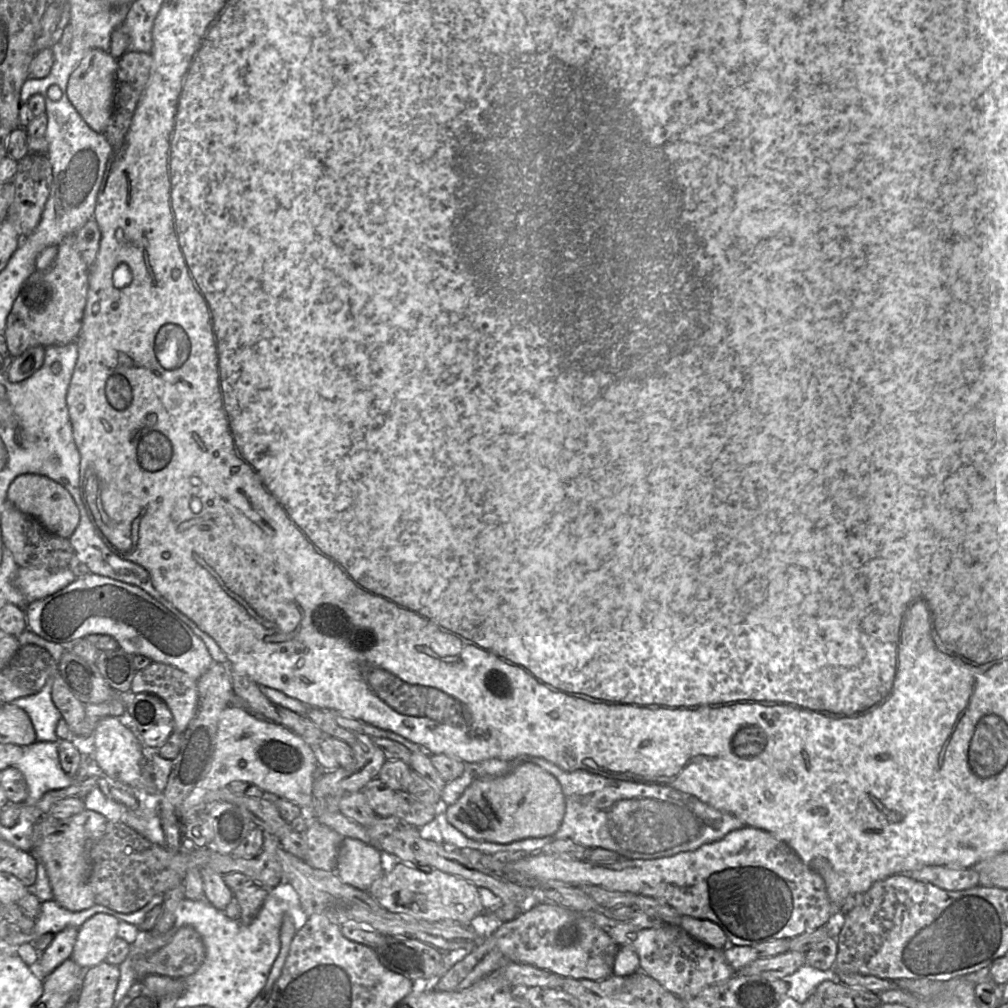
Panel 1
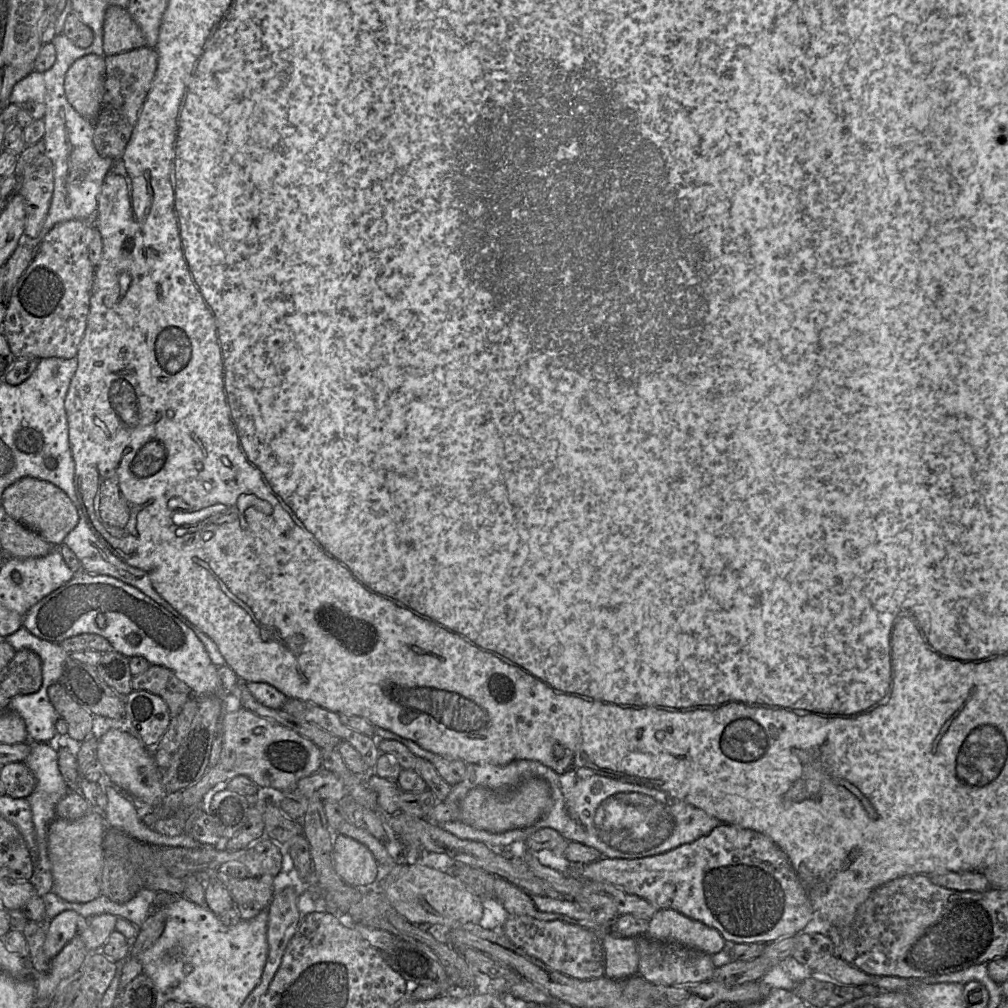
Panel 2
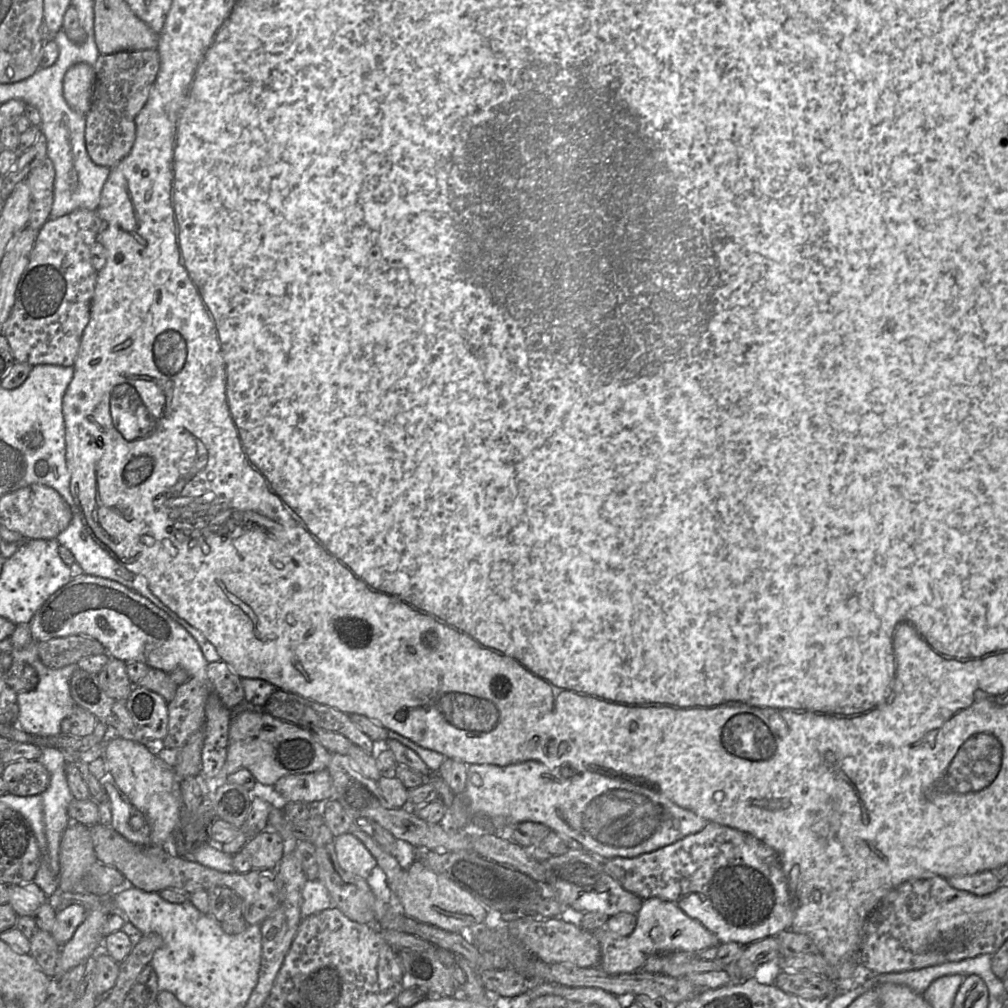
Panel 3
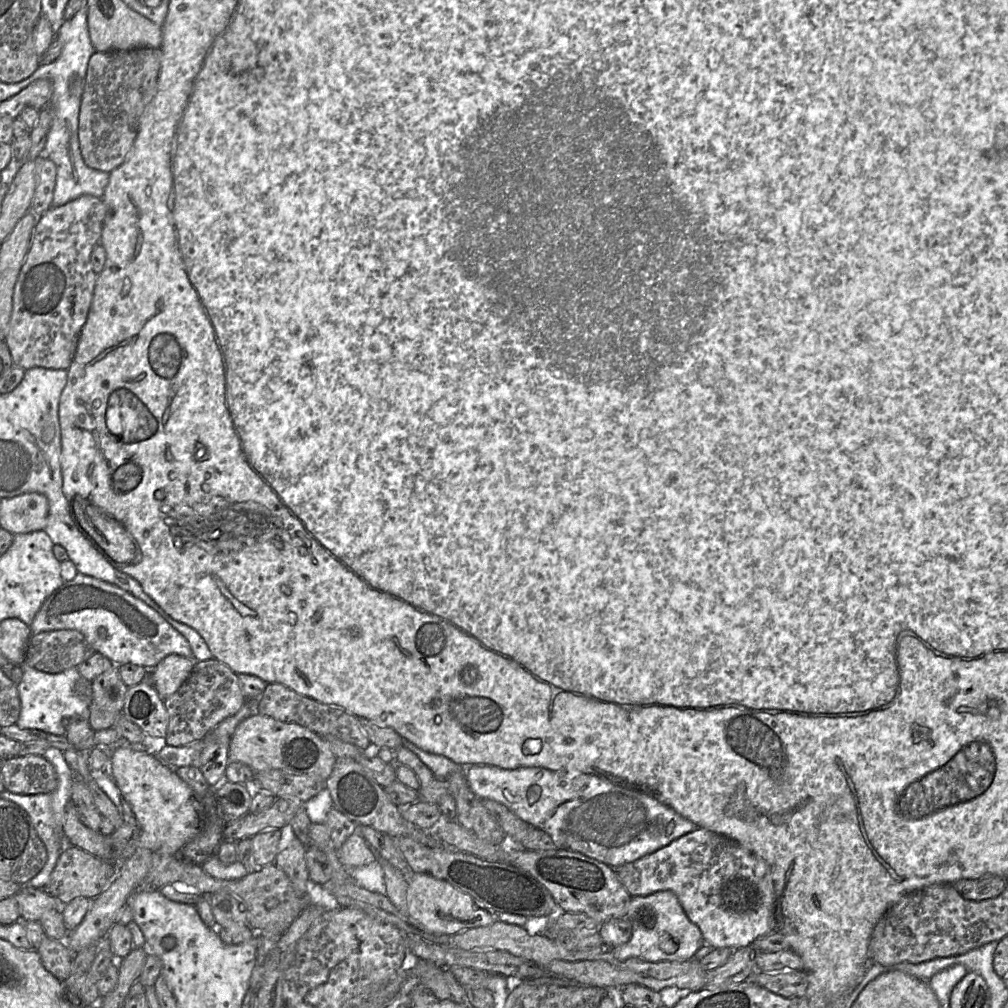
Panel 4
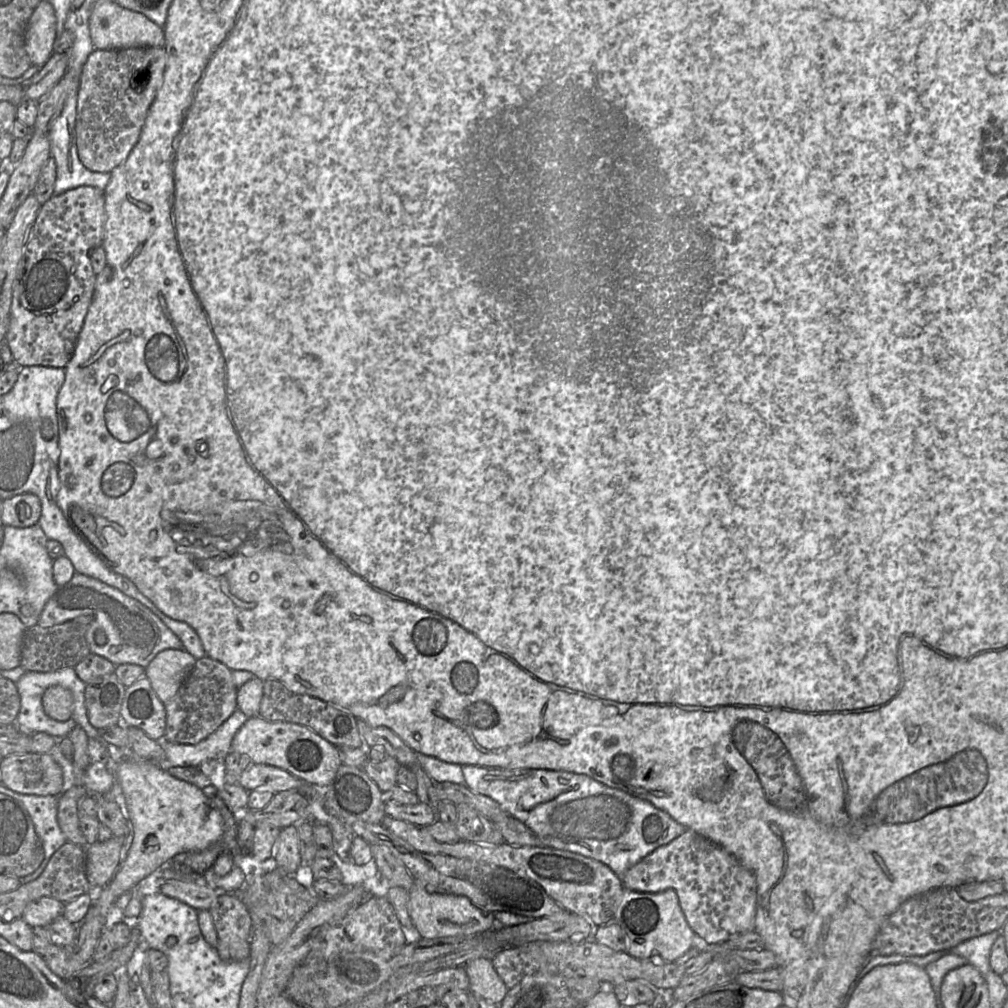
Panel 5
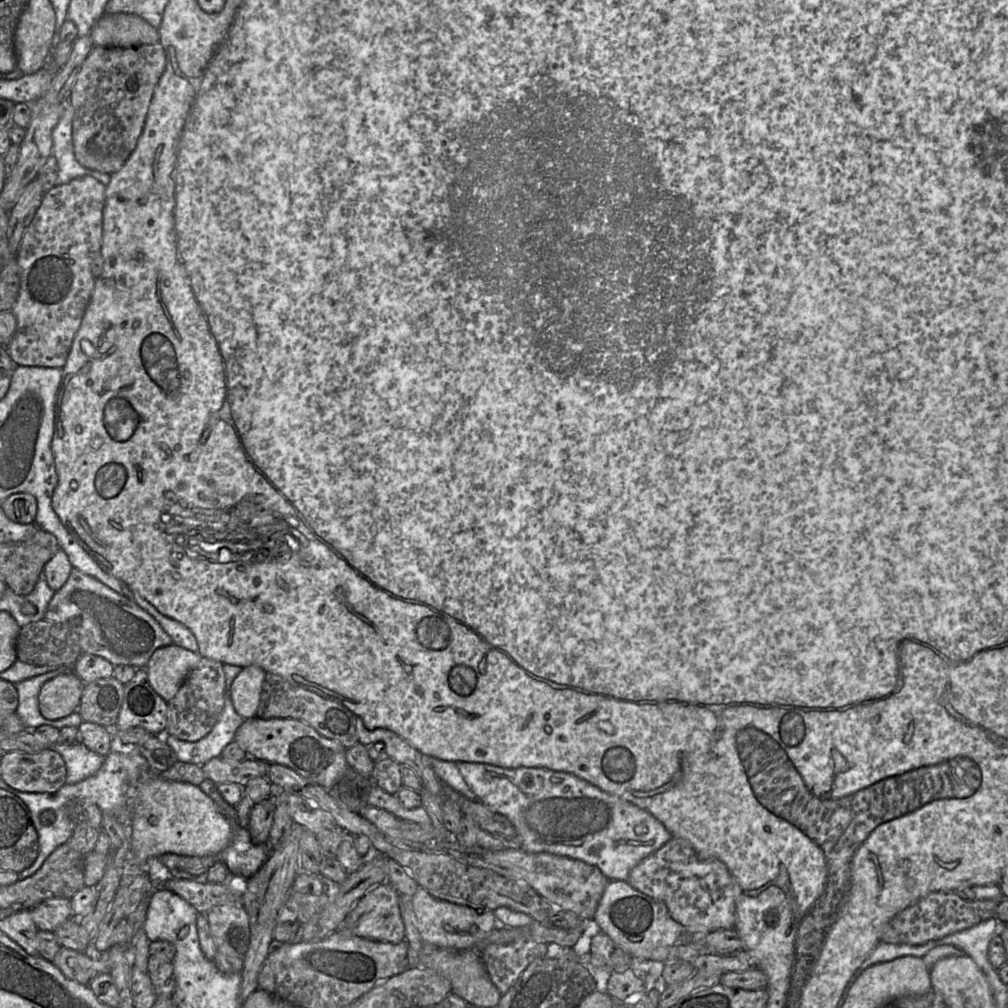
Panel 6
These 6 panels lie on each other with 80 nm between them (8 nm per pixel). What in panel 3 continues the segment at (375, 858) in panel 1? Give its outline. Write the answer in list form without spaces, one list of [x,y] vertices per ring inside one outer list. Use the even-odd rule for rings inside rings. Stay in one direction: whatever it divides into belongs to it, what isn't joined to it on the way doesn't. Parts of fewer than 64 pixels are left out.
[[[341,834],[334,839],[340,867],[348,873],[366,879],[377,866],[377,861],[366,846],[354,835]]]

